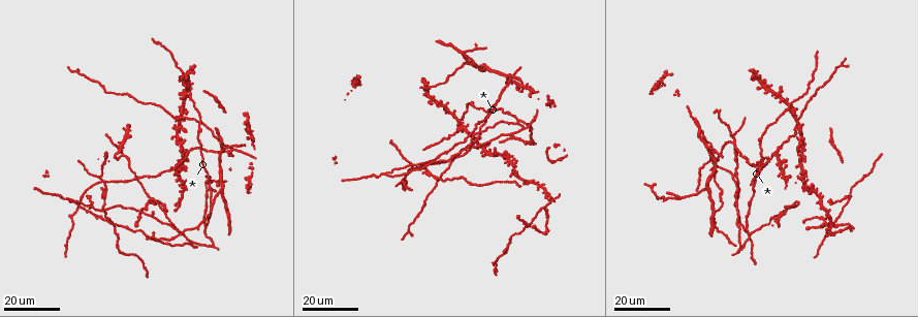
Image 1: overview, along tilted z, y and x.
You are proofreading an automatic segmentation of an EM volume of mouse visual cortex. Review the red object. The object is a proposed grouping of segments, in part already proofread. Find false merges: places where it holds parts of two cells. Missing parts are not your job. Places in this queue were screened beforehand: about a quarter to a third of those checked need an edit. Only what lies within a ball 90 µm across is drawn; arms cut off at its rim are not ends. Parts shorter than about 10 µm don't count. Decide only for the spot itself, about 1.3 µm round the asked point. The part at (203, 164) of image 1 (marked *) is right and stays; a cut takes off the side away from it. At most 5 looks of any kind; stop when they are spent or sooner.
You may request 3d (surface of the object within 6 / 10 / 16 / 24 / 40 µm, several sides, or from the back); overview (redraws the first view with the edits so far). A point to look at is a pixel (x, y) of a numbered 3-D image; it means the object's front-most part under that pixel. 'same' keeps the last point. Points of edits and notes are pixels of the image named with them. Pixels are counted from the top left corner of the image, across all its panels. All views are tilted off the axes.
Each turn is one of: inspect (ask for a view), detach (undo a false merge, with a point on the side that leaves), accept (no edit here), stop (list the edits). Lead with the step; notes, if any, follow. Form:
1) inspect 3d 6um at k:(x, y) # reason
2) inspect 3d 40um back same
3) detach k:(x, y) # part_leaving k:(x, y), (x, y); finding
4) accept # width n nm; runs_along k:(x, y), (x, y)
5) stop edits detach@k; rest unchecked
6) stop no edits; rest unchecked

inspect 3d 24um at 1:(783, 142) # calibre changes

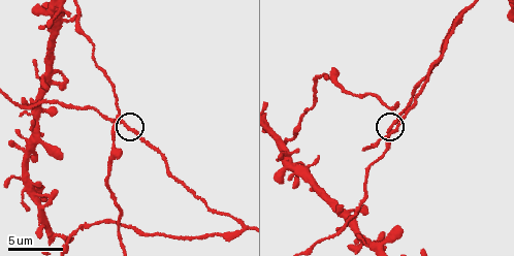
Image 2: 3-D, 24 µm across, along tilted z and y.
inspect 3d 10um at 2:(124, 124)

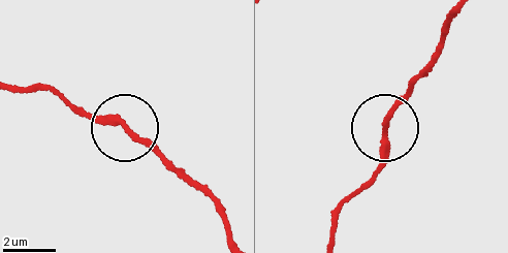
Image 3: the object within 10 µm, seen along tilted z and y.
accept # width 180 nm; runs_along 3:(331, 241), (336, 211), (377, 165), (390, 108), (425, 73); continuous, no second cell

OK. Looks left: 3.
inspect 3d 10um at 2:(282, 142)

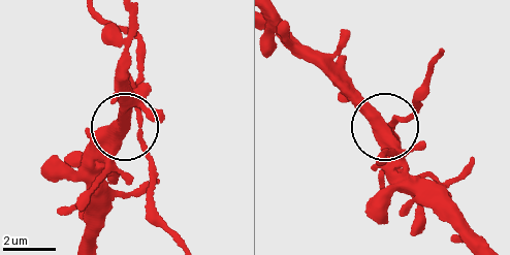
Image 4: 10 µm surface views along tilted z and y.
accept # arms 3; runs_along 4:(438, 55), (410, 115), (383, 124), (341, 59); continuous, no second cell

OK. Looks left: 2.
inspect 3d 10um at 2:(47, 101)

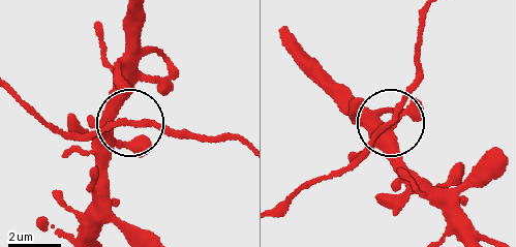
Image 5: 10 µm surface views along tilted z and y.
accept # width 150 nm; continuous, no second cell

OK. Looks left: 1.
stop no edits; rest unchecked

